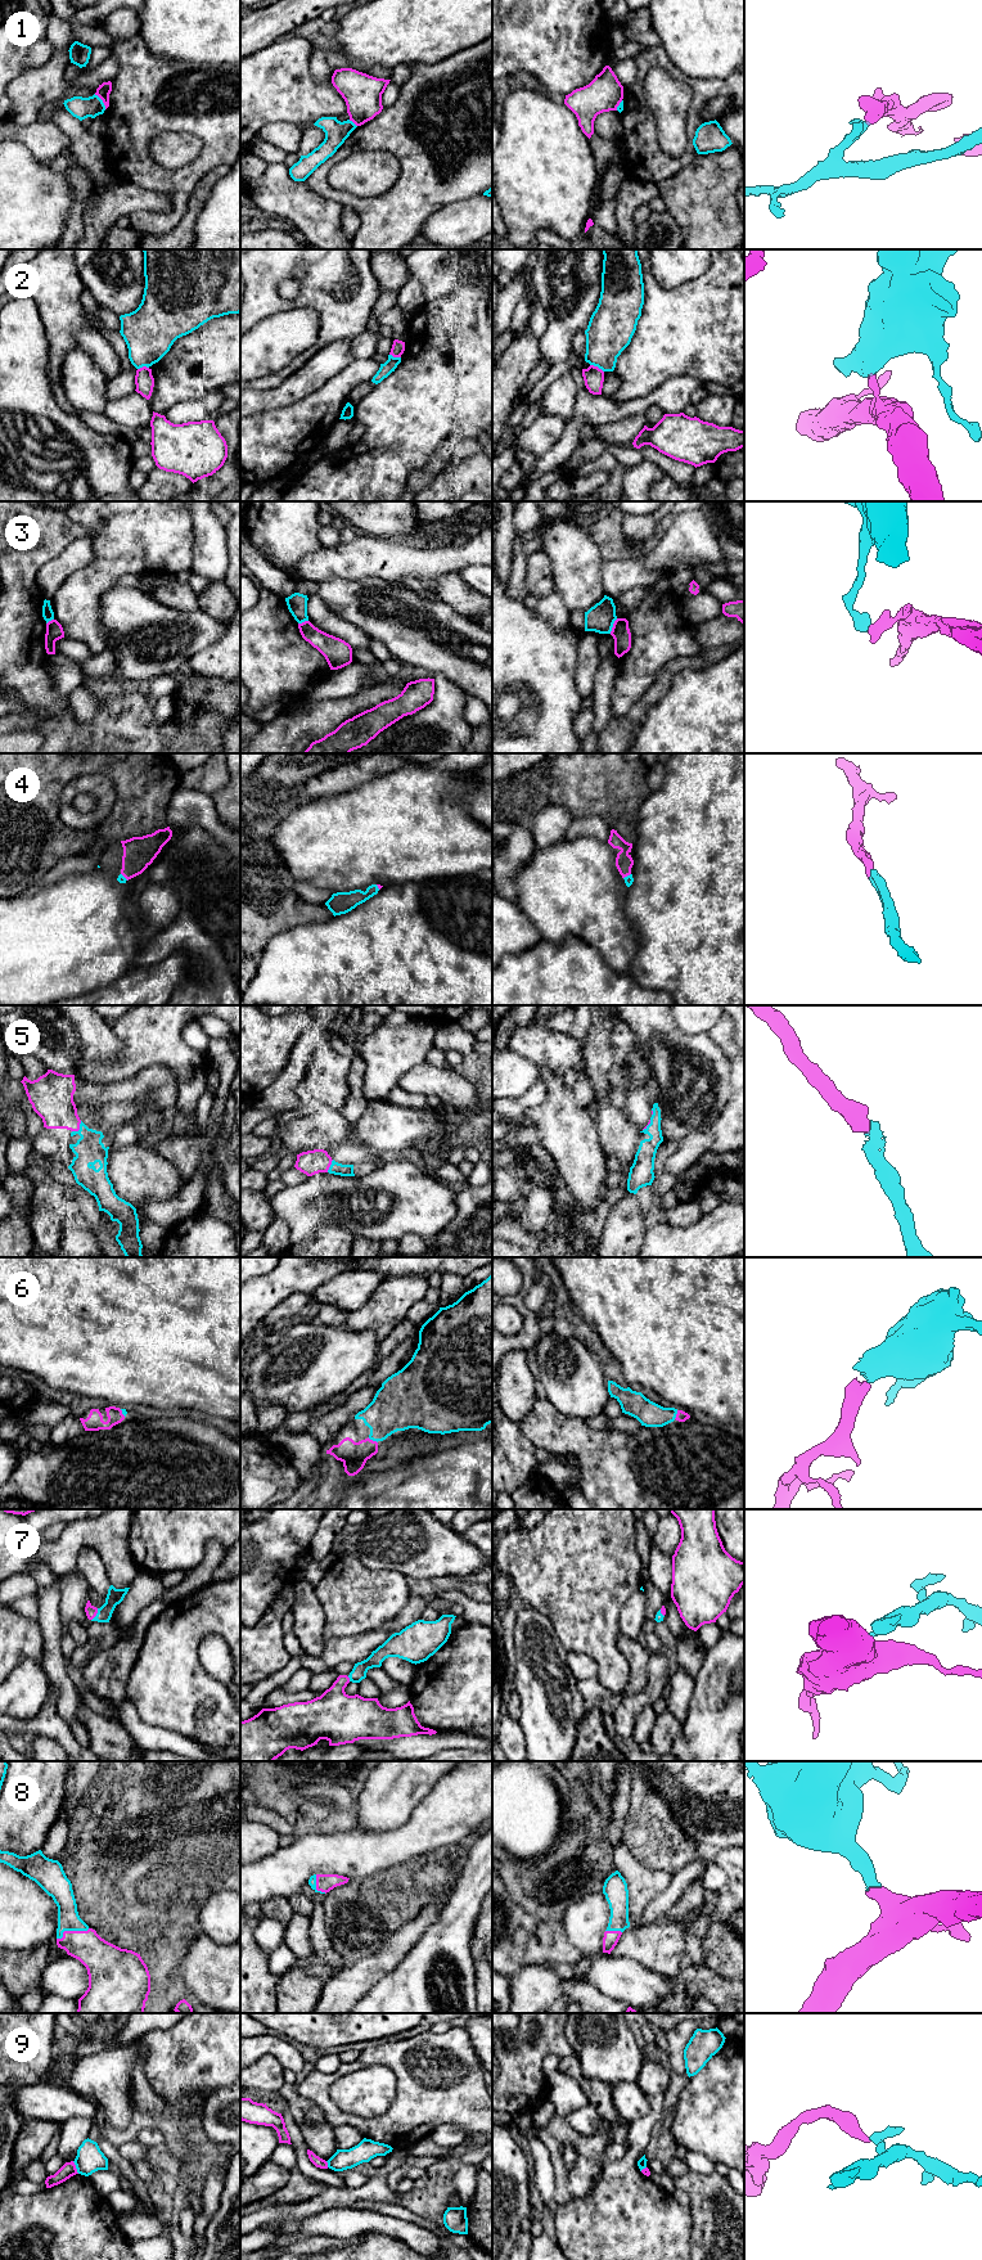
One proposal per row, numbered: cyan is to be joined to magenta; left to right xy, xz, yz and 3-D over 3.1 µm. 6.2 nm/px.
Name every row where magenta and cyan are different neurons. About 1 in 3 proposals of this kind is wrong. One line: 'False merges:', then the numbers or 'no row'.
False merges: 1, 2, 3, 9

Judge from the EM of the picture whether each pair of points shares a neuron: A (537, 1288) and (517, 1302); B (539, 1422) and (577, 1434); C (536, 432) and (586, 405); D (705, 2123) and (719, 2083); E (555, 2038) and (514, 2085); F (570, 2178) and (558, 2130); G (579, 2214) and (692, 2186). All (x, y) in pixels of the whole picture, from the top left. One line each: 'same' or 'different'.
A: different
B: same
C: different
D: same
E: same
F: same
G: different

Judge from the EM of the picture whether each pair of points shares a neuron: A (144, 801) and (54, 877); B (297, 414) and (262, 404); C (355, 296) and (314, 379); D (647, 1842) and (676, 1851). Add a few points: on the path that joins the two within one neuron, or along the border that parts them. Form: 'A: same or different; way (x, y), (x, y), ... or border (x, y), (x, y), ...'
A: different; border (100, 829), (111, 840)
B: different; border (305, 396), (282, 408), (264, 410), (253, 415)
C: different; border (348, 340), (332, 341), (307, 360)
D: same; way (654, 1842), (669, 1847)

